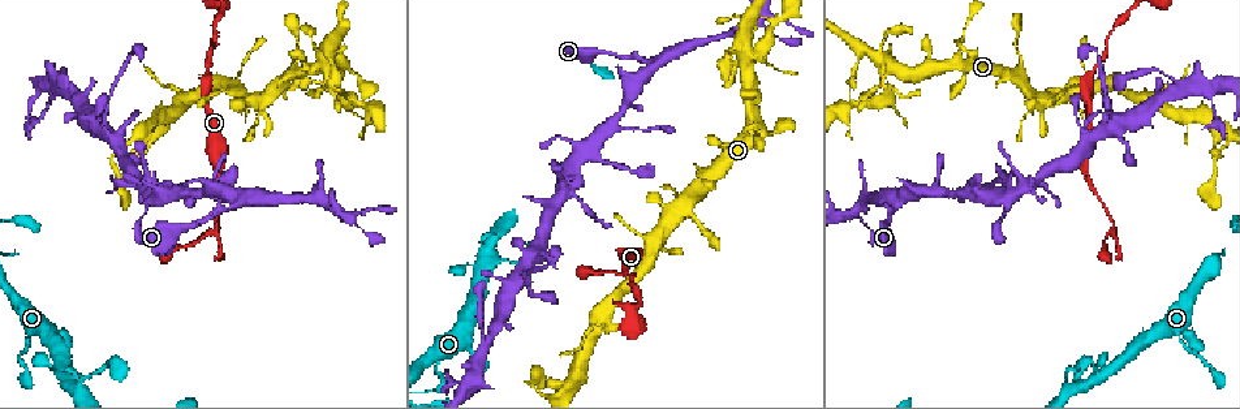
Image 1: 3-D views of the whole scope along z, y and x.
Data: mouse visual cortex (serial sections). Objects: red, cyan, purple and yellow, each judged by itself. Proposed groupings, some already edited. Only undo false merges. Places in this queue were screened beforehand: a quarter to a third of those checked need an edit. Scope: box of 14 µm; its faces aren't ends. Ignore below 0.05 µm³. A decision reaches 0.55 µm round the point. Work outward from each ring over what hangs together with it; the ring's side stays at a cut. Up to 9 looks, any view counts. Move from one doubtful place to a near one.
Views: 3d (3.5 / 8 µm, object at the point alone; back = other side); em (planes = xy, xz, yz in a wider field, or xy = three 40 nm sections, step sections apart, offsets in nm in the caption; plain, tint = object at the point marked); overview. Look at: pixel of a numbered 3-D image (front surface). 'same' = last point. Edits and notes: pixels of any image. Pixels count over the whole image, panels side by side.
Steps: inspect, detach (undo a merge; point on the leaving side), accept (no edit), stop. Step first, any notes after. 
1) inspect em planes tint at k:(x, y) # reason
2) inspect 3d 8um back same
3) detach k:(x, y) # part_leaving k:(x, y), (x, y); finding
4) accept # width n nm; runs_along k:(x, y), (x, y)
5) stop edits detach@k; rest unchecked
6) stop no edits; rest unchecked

inspect 3d 3.5um at 1:(1093, 363) # abrupt turn

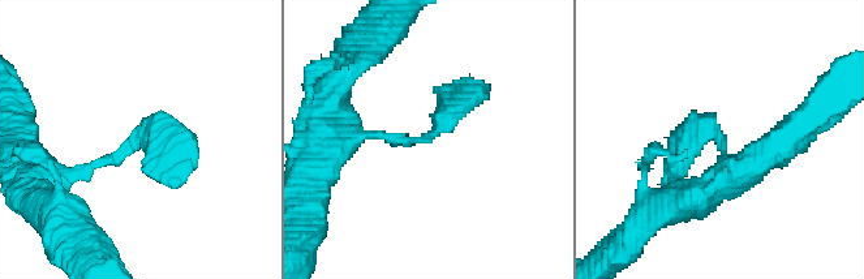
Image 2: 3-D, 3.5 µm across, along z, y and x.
inspect em xy step 3 tint at 2:(144, 130)

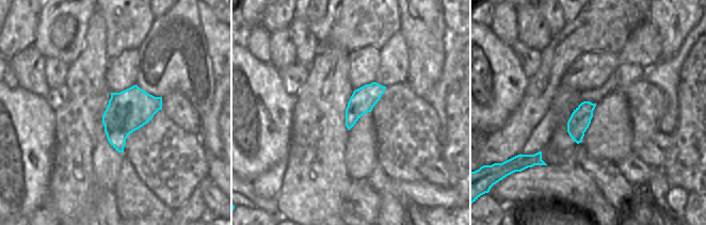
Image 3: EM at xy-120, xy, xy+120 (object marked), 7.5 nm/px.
accept # width 190 nm; runs_along 2:(368, 136), (424, 138), (468, 82); one cell here

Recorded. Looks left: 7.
inspect 3d 3.5um at 1:(897, 207) # abrupt turn

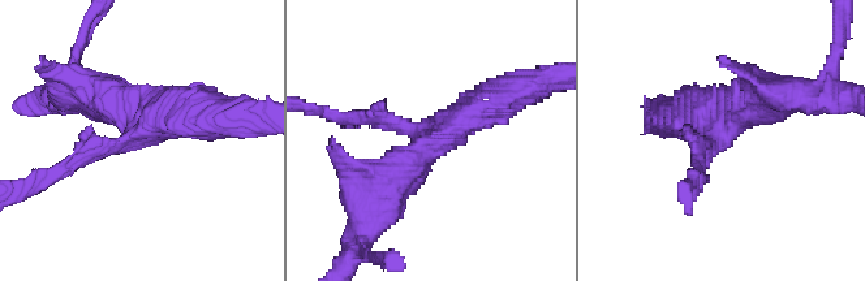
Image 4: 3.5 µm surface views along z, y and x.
inspect em xy step 1 tint at 4:(720, 136) # arms 3; arm_widths 150, 400, 450 nm; now the EM

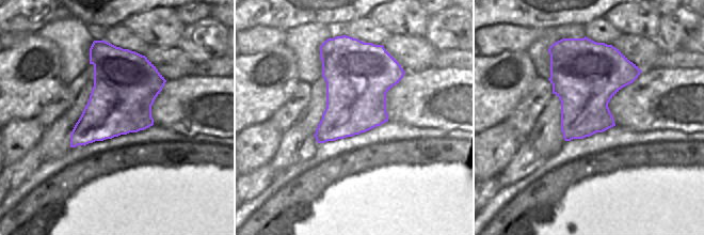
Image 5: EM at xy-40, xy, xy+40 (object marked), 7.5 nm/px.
accept # continuous, no second cell

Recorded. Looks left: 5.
inspect 3d 3.5um at 1:(958, 192) # small branch off a trunk

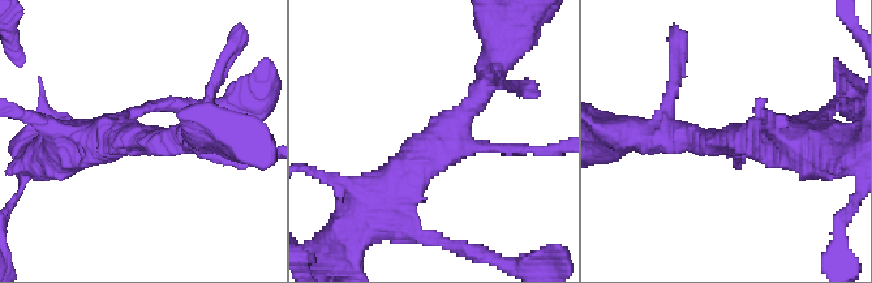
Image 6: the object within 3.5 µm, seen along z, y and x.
inspect em planes tint at 6:(454, 135) # arms 3; arm_widths 150, 300, 450 nm

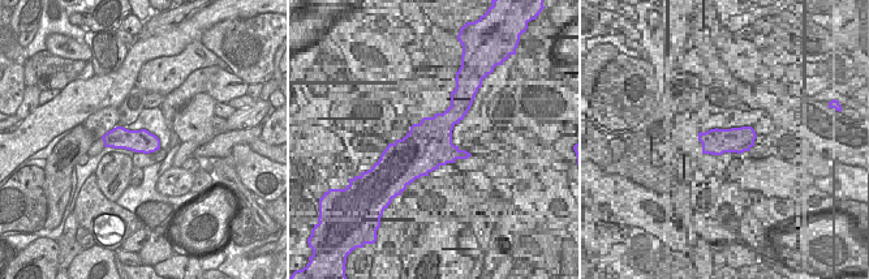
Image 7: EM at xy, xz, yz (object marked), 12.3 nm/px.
accept # all the same cell

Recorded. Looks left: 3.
inspect 3d 3.5um at 1:(217, 231) # abrupt turn

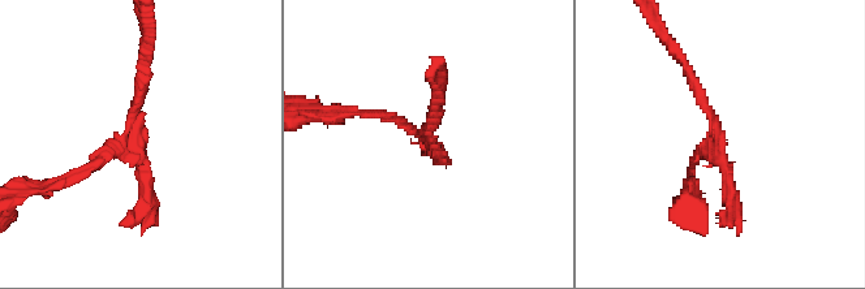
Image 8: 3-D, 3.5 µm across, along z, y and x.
accept # runs_along 8:(142, 64), (138, 143), (65, 180); all the same cell

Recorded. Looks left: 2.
stop no edits; rest unchecked

